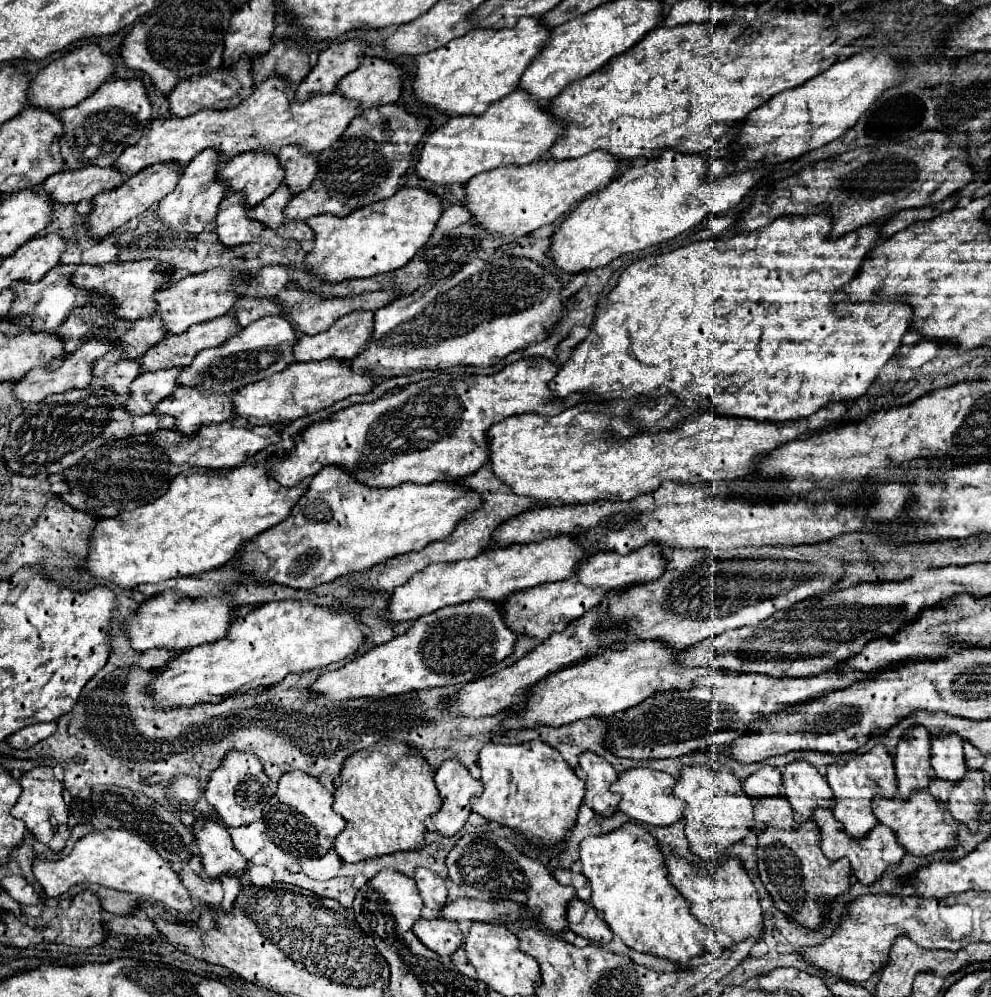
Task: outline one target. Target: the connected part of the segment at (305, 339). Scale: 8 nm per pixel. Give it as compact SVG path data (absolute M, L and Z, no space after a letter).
M350 313L346 317L340 317L324 333L298 337L292 353L296 361L354 359L370 343L372 333L372 313Z

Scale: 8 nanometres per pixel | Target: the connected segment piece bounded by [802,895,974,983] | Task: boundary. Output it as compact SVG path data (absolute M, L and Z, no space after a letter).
M864 895L850 903L848 913L838 923L834 935L816 947L808 947L802 951L804 961L812 967L826 971L830 975L840 975L848 981L868 981L872 973L880 971L888 963L890 947L894 945L896 937L906 935L922 949L950 949L958 951L964 945L972 943L970 937L974 935L974 909L966 903L942 905L936 903L940 899L932 899L932 909L914 913L914 901L910 905L908 897L900 895Z

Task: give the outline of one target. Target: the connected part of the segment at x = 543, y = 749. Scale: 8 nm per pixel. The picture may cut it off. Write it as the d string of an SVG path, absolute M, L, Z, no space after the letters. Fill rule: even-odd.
M530 741L526 745L484 745L478 765L482 769L480 781L484 785L484 793L472 801L474 813L518 831L528 845L538 847L540 853L558 857L562 851L566 851L564 837L576 825L578 809L584 799L584 781L562 761L562 755L556 749L542 745L542 741Z

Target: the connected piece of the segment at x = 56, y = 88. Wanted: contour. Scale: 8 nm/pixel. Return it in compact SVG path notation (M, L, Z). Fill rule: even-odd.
M84 45L78 47L60 59L52 61L48 67L44 67L30 83L28 87L28 105L46 109L50 113L56 113L60 109L78 105L84 101L94 89L98 89L102 83L106 83L112 77L112 59L100 51L98 45Z

